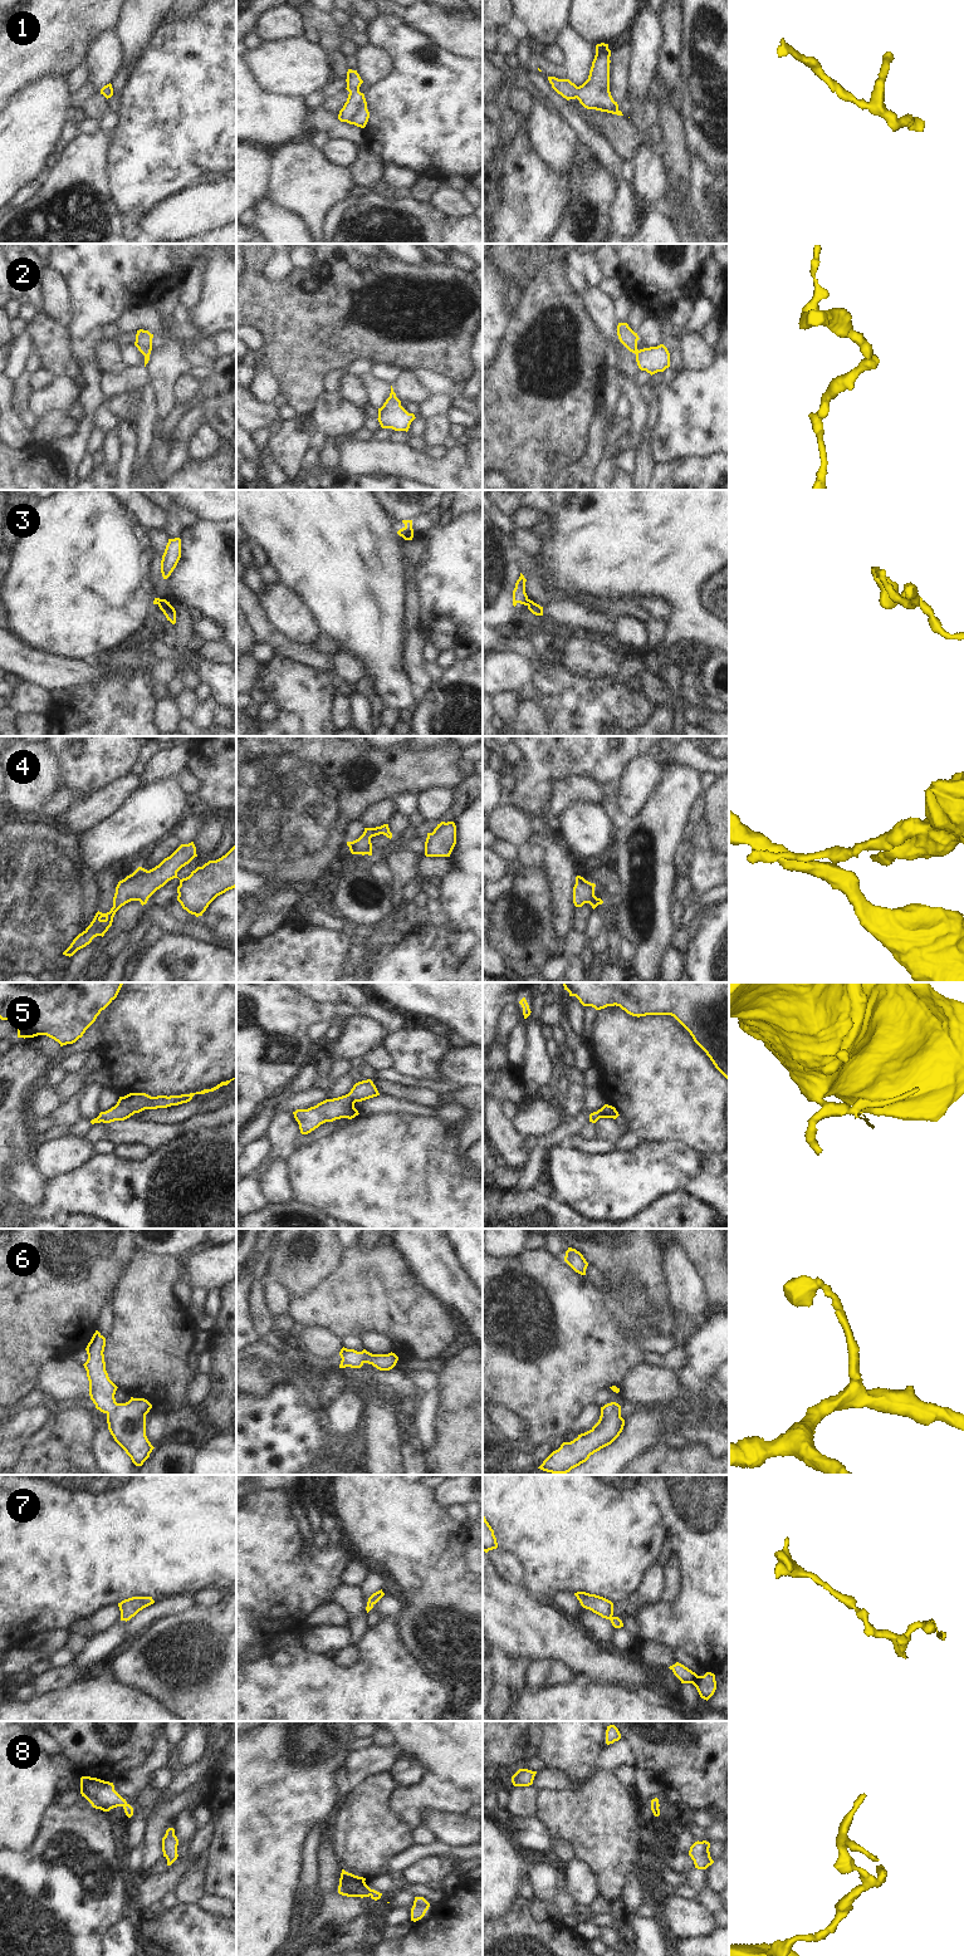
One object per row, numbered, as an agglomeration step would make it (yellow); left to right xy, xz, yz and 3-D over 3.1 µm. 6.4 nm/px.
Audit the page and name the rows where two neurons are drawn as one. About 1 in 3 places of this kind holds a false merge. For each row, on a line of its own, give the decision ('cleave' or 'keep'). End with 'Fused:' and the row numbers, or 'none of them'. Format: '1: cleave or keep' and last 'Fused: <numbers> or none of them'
1: keep
2: keep
3: cleave
4: keep
5: keep
6: keep
7: keep
8: keep
Fused: 3

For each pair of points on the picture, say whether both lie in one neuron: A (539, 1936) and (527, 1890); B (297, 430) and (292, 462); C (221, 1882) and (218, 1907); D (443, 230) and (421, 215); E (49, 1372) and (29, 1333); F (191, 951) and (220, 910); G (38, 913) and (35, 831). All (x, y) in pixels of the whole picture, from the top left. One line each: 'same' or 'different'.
A: different
B: same
C: different
D: same
E: different
F: different
G: same

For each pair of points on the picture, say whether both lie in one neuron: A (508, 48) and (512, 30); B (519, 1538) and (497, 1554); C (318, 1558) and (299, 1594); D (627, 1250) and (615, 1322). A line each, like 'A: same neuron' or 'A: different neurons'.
A: same neuron
B: different neurons
C: same neuron
D: different neurons

